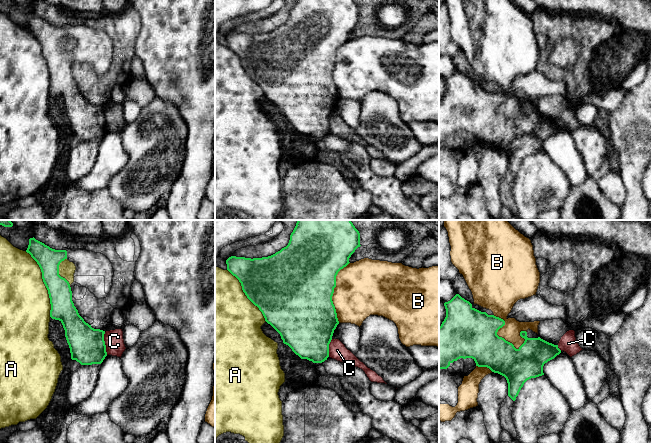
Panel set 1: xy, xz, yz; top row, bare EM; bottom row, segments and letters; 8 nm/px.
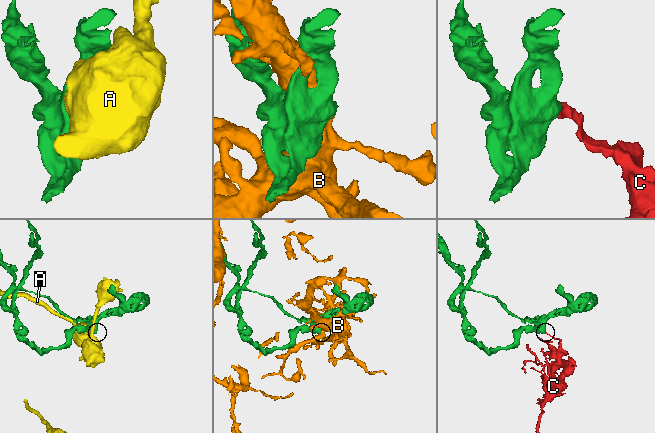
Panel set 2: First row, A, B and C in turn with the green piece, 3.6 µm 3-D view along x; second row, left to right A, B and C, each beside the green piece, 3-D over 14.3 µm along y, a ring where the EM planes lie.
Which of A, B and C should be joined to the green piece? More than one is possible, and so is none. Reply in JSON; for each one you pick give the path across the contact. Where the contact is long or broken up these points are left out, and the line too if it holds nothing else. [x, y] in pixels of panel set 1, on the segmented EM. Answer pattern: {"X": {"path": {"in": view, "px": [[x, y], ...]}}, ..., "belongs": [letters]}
{"belongs": []}

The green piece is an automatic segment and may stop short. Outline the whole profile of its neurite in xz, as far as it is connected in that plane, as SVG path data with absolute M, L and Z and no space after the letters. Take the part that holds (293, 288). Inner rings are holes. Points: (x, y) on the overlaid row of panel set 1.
M298 220L289 243L275 254L262 258L231 256L227 270L241 283L247 298L259 308L265 321L281 336L283 343L301 359L322 363L329 357L329 344L339 324L332 301L336 276L350 262L349 258L360 247L360 233L351 220Z

